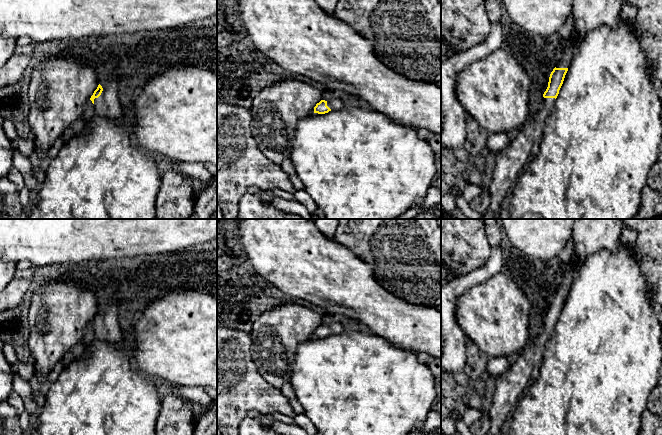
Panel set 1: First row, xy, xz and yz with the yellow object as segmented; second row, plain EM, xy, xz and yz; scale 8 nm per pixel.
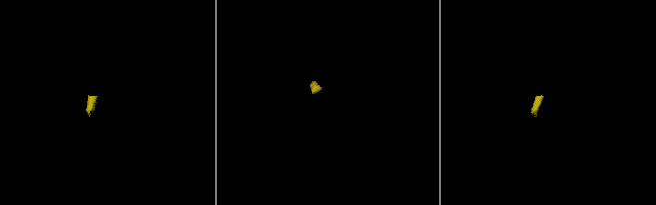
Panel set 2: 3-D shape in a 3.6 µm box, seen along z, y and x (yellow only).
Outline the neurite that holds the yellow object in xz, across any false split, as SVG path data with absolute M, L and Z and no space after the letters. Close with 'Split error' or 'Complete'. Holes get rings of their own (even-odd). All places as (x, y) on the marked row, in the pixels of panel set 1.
M331 99L329 101L321 100L314 107L314 113L325 114L331 110L341 110L344 108L343 102L340 99Z. Split error

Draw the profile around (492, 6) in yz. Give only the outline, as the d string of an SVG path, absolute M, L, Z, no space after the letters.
M486 0L486 11L491 24L501 22L500 5L497 0Z

